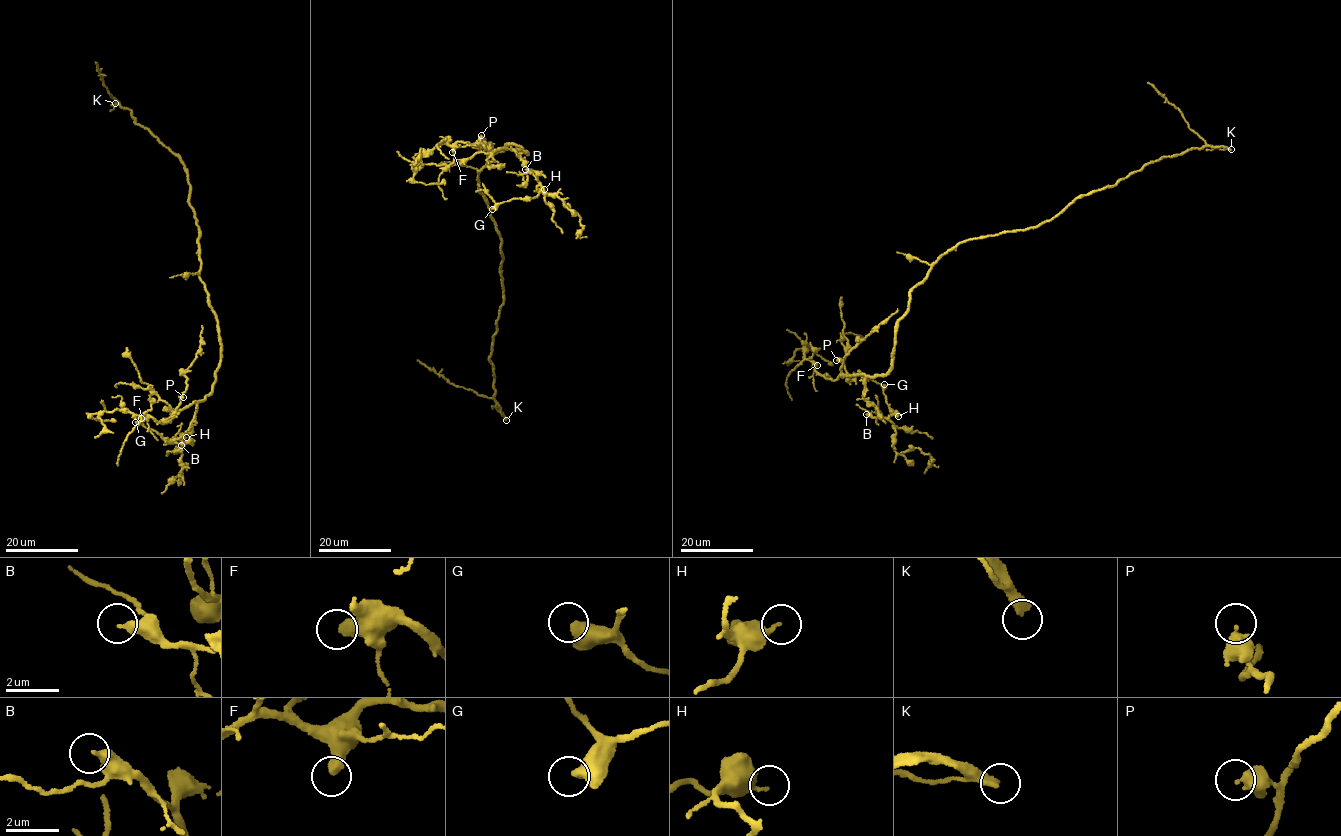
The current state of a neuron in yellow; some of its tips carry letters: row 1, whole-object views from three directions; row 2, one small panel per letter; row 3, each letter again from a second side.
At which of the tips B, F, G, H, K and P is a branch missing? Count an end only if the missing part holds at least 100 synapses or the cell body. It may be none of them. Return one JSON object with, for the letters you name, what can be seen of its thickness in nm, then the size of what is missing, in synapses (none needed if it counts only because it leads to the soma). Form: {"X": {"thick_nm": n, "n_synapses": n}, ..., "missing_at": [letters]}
{"K": {"thick_nm": 320, "n_synapses": 150}, "missing_at": ["K"]}

